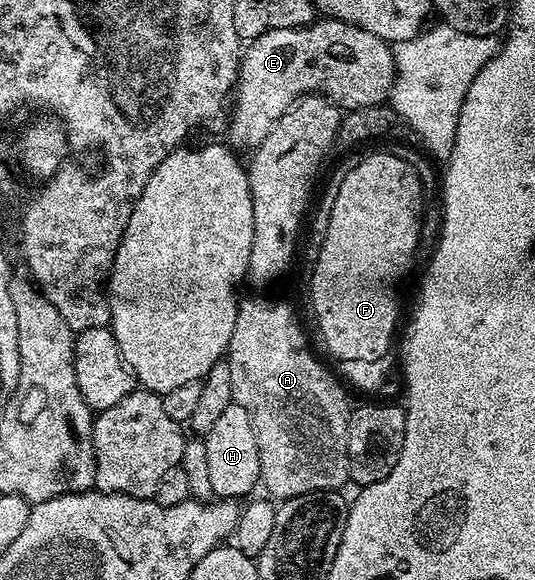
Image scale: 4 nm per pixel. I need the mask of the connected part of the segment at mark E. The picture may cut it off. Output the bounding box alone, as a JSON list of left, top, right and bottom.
[227,19,396,146]

